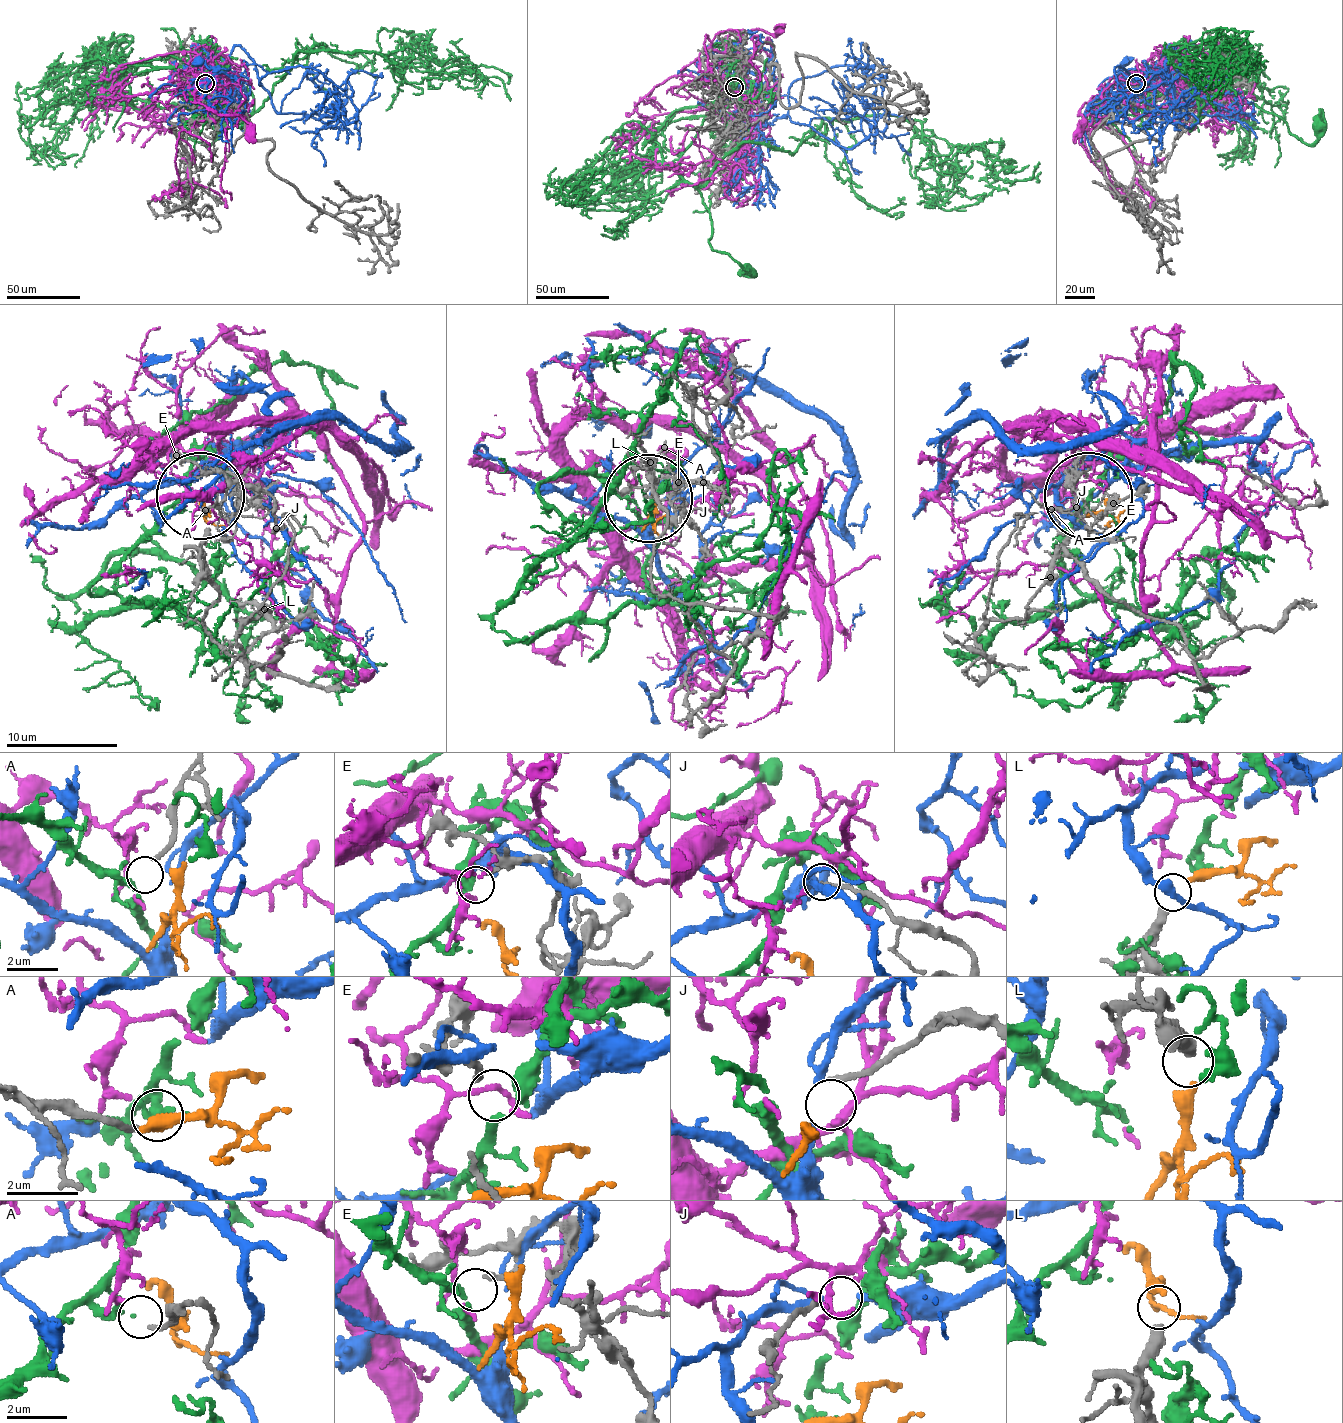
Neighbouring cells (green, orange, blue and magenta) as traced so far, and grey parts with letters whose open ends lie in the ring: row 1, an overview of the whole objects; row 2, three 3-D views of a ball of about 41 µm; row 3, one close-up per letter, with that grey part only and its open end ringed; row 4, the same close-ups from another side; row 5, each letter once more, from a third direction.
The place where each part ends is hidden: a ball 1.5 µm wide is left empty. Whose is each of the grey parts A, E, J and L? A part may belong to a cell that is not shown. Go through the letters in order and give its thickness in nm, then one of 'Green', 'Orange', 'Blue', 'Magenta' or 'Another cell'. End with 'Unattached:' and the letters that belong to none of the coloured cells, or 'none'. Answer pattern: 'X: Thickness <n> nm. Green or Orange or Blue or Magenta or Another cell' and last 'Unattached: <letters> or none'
A: Thickness 150 nm. Another cell
E: Thickness 160 nm. Green
J: Thickness 140 nm. Blue
L: Thickness 380 nm. Orange
Unattached: A

